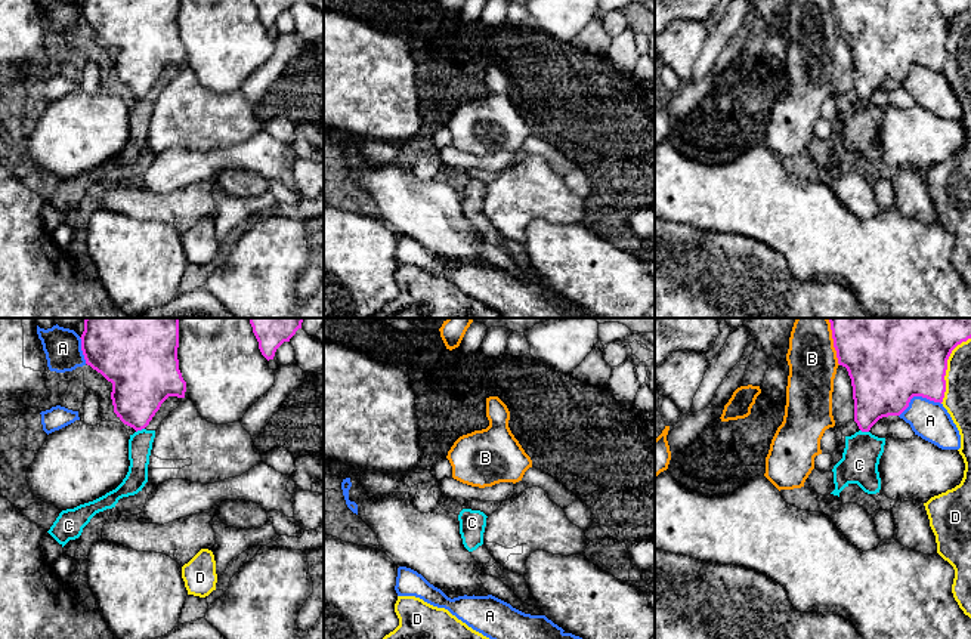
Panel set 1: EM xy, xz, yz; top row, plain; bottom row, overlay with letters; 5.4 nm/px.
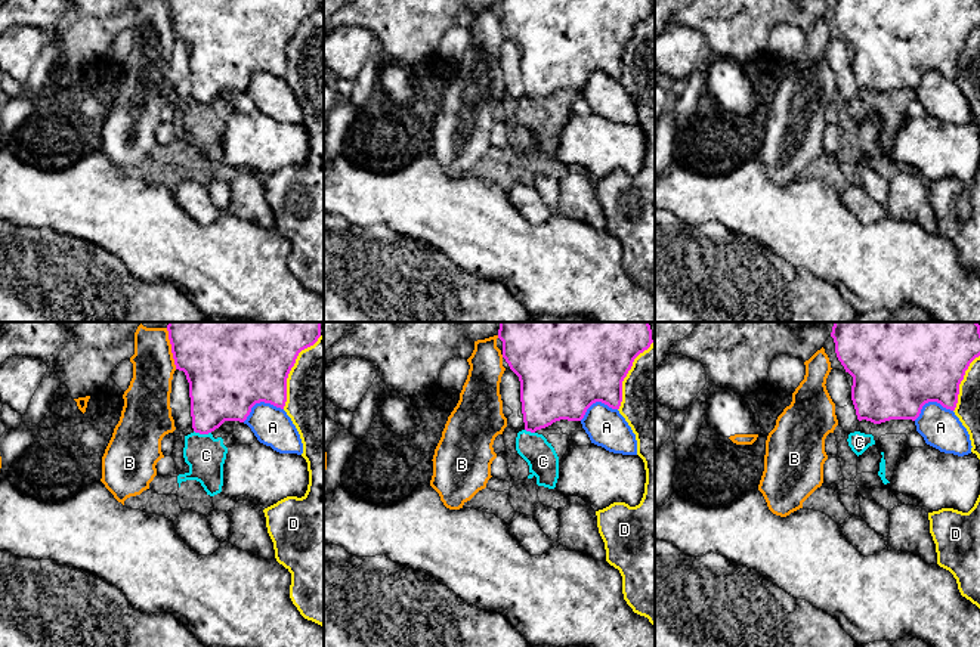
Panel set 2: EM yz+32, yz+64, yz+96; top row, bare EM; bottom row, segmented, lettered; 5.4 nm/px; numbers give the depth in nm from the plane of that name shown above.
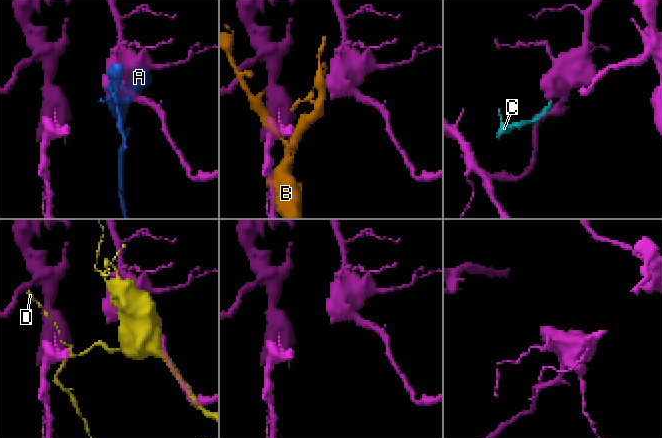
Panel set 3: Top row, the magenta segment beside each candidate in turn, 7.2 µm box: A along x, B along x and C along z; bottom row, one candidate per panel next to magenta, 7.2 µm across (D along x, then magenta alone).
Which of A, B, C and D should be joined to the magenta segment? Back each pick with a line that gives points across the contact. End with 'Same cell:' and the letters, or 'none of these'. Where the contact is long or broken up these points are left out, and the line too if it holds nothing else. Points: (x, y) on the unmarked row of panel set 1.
Same cell: none of these

